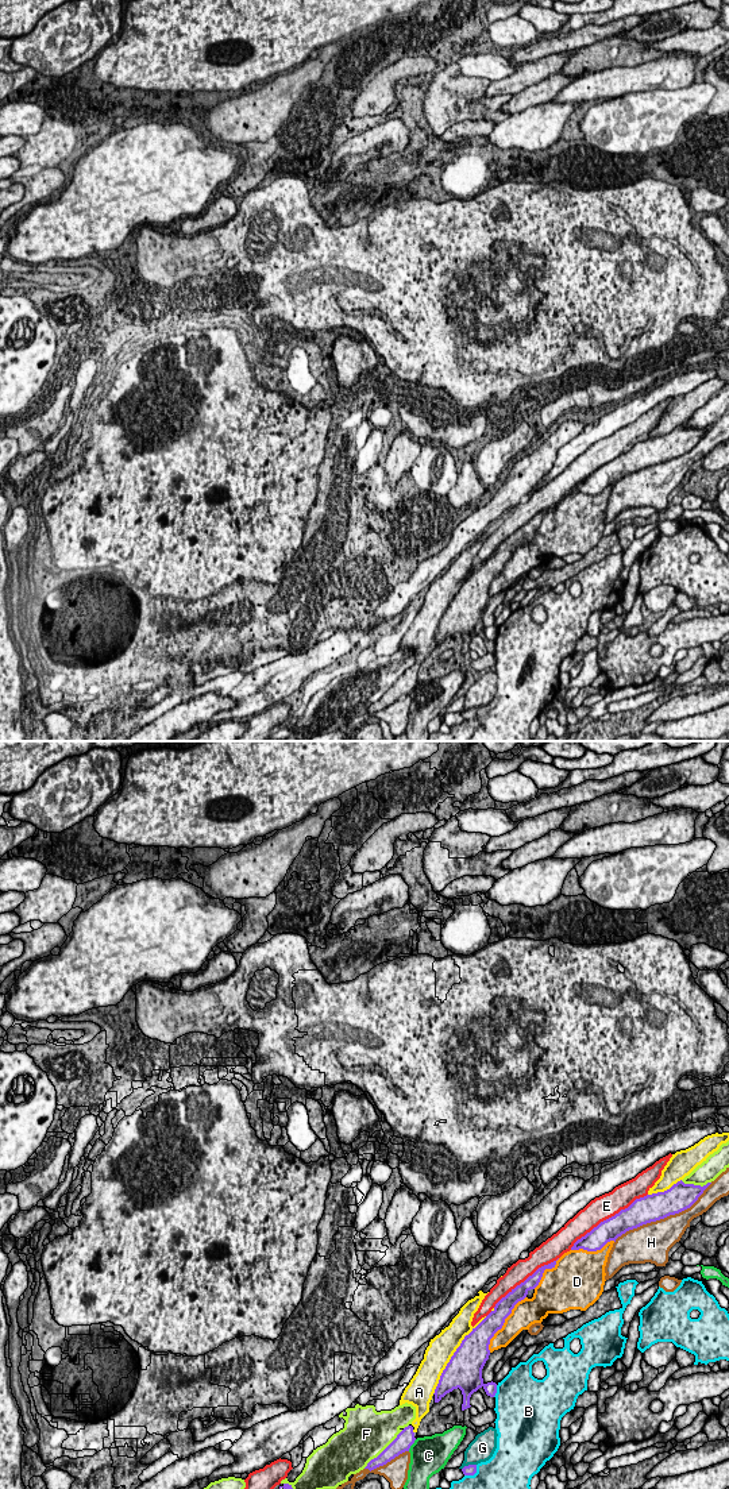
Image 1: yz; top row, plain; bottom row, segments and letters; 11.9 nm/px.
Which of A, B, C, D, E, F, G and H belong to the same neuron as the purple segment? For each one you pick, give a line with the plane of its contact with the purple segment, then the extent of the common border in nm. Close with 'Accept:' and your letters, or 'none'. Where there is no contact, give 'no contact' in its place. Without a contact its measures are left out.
A: meets purple in yz; contact 1150 nm long
Accept: A

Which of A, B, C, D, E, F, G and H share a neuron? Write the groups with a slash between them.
A / B / C / D / E / F / G / H

